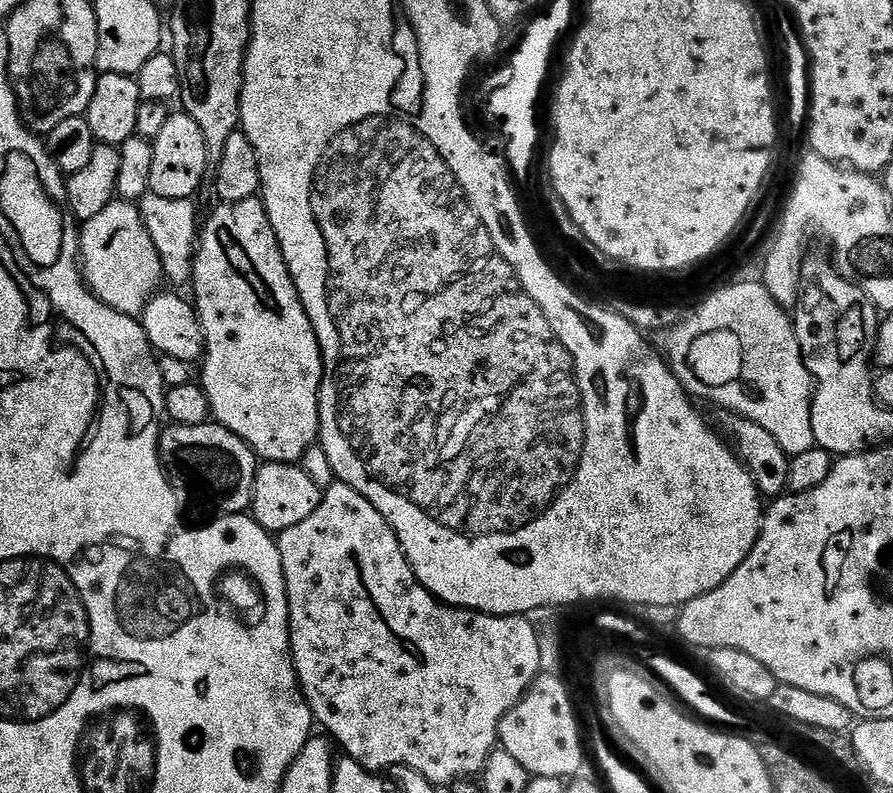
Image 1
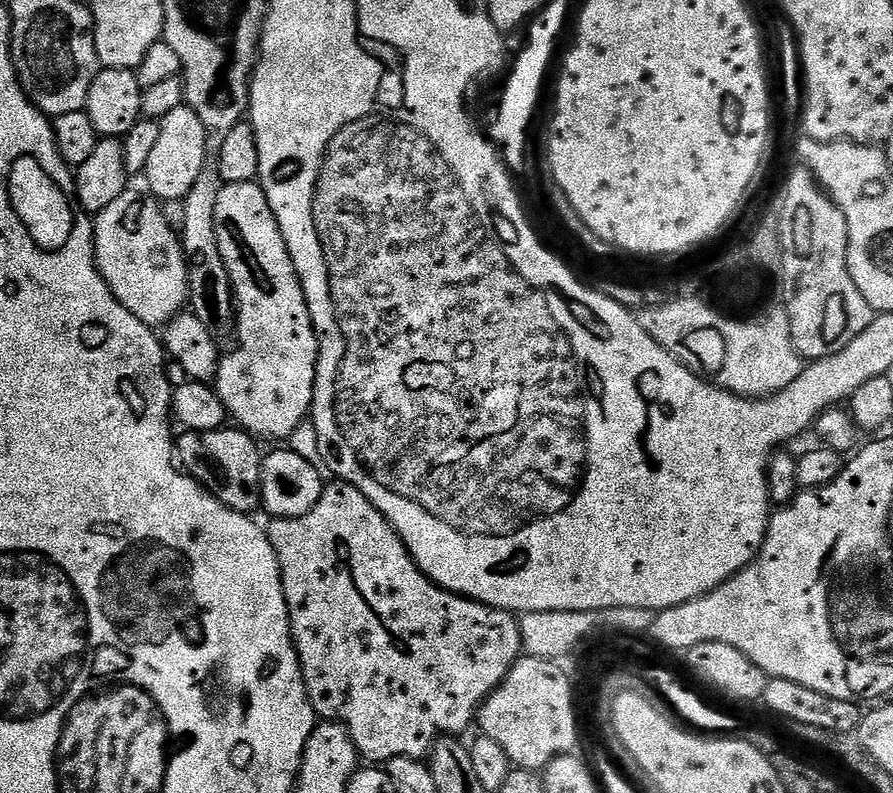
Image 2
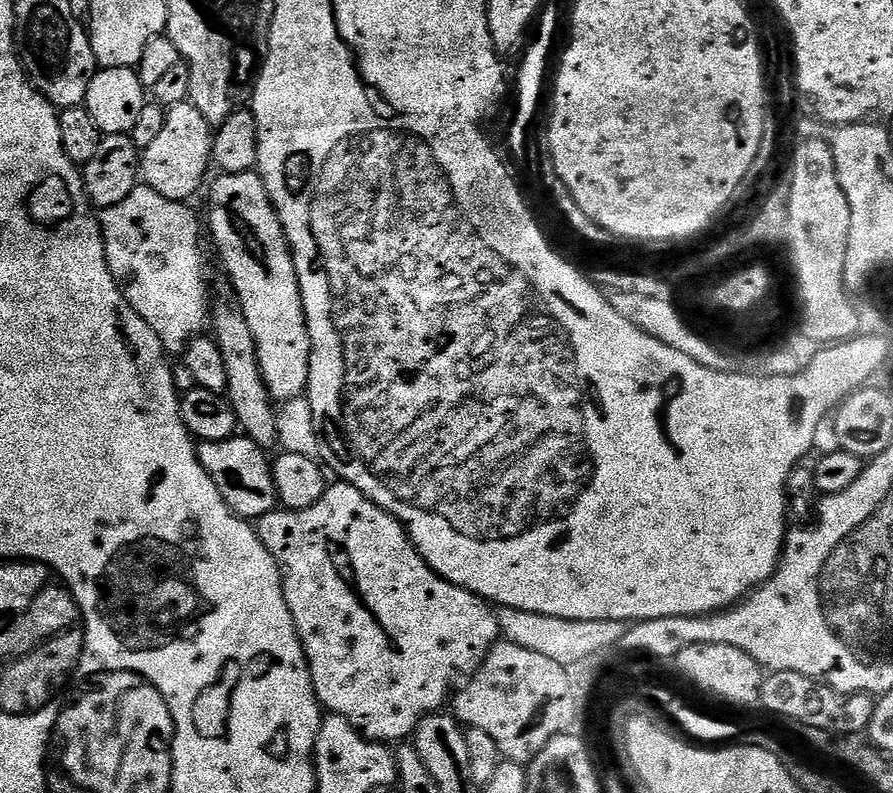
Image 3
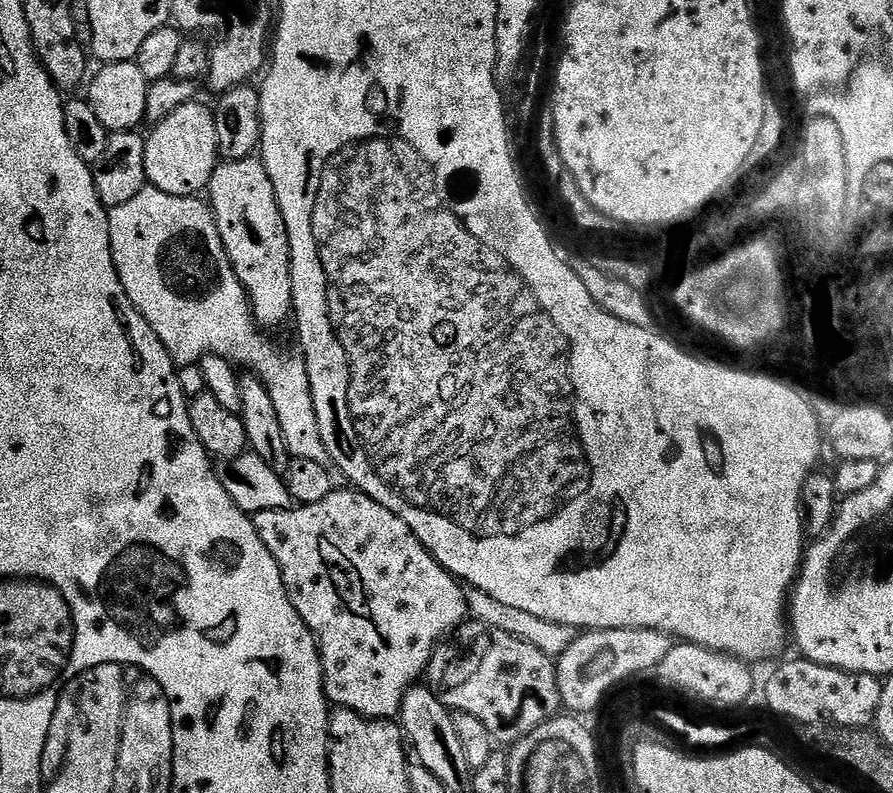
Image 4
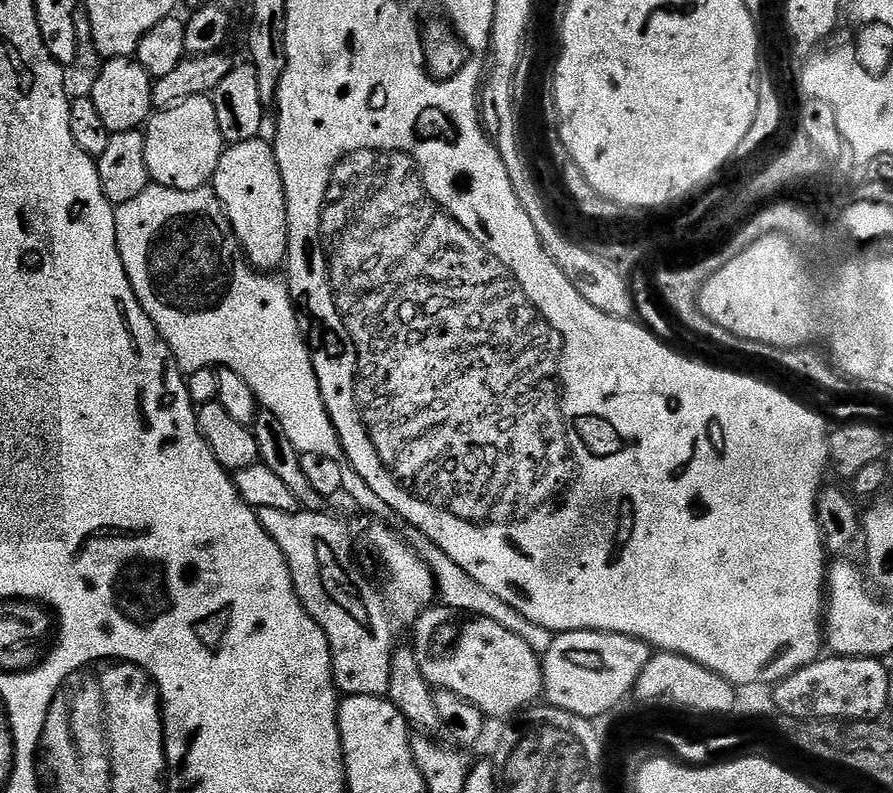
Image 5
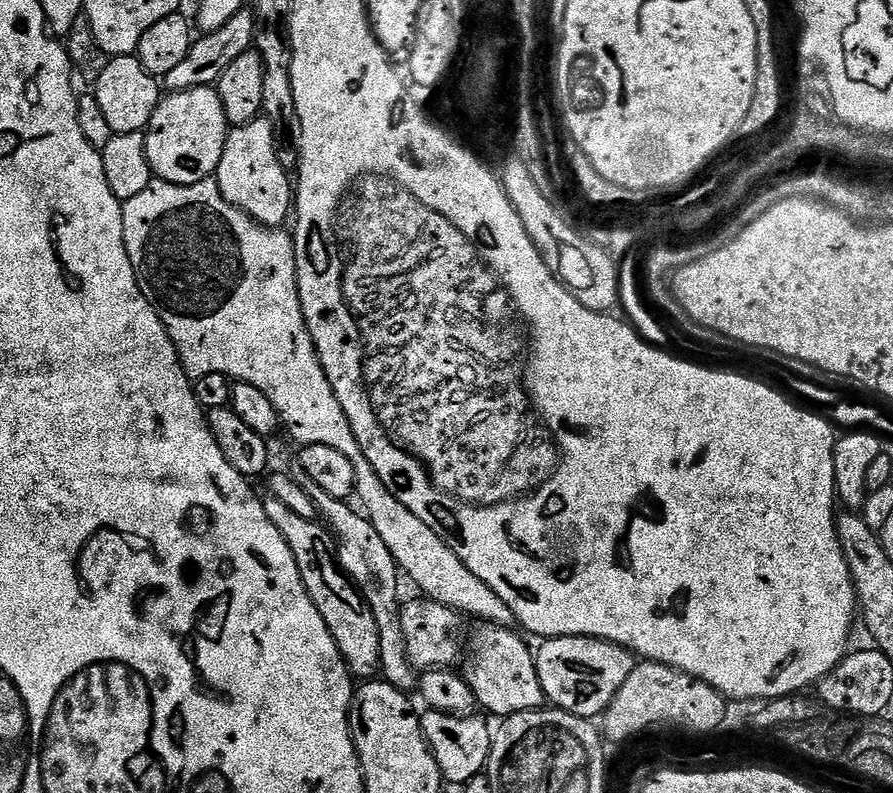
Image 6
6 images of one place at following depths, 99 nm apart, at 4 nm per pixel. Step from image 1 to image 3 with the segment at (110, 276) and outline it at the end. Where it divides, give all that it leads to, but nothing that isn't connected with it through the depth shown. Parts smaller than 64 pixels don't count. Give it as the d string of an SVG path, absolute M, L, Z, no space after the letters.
M138 186L118 206L99 213L100 232L104 236L106 262L112 276L124 291L126 302L158 334L164 351L183 353L188 343L201 335L210 324L210 276L204 273L204 252L200 249L202 220L188 209L187 203L162 198L154 189Z

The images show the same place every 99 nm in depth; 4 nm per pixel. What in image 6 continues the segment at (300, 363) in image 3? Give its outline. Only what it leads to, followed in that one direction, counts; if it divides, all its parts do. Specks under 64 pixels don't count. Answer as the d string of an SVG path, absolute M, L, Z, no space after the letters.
M257 118L245 124L235 125L229 131L226 146L222 150L222 162L218 162L214 179L220 188L222 198L226 198L226 202L230 202L238 210L245 212L251 220L265 224L267 228L281 227L285 223L283 220L287 216L289 219L290 213L293 211L294 184L289 173L282 166L278 151L278 137L268 120Z

